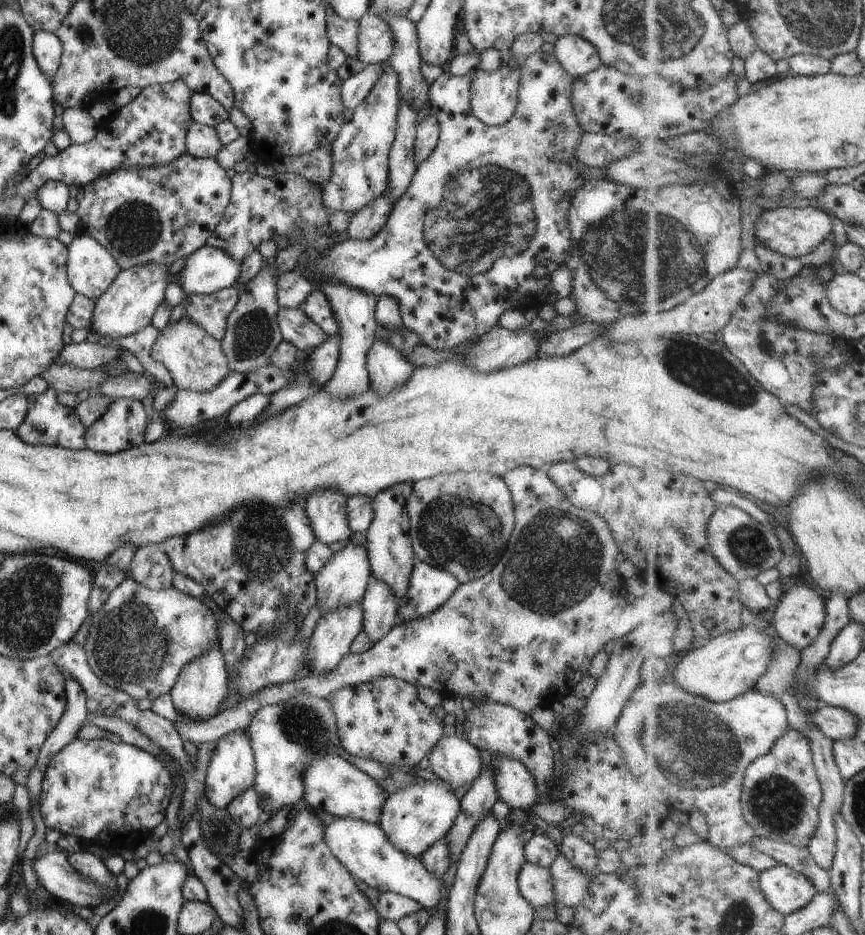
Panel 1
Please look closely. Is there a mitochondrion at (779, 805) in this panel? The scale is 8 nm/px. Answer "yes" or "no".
yes

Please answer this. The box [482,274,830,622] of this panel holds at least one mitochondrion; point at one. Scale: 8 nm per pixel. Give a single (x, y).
(556, 566)

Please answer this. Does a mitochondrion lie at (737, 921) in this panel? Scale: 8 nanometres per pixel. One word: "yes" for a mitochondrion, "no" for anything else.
yes

